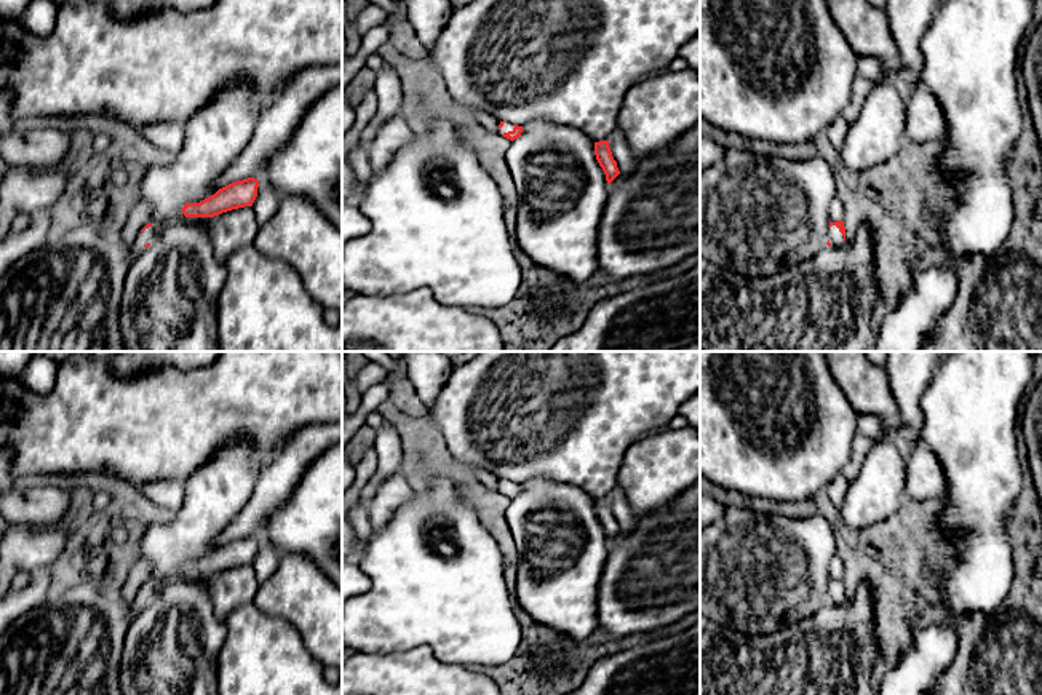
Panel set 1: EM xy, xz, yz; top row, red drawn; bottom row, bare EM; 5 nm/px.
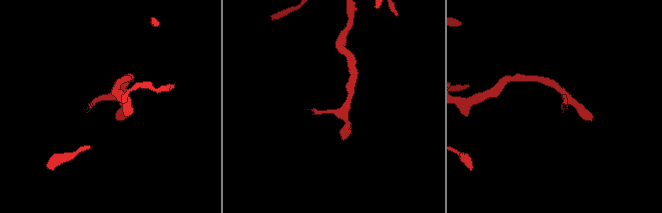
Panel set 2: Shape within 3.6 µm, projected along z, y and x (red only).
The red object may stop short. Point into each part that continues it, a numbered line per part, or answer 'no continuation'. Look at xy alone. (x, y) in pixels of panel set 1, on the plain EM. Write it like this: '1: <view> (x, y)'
1: xy (72, 644)

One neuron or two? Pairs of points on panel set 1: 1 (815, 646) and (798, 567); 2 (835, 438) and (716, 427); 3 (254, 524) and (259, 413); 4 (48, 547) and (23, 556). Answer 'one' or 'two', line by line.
1: two
2: one
3: two
4: one

